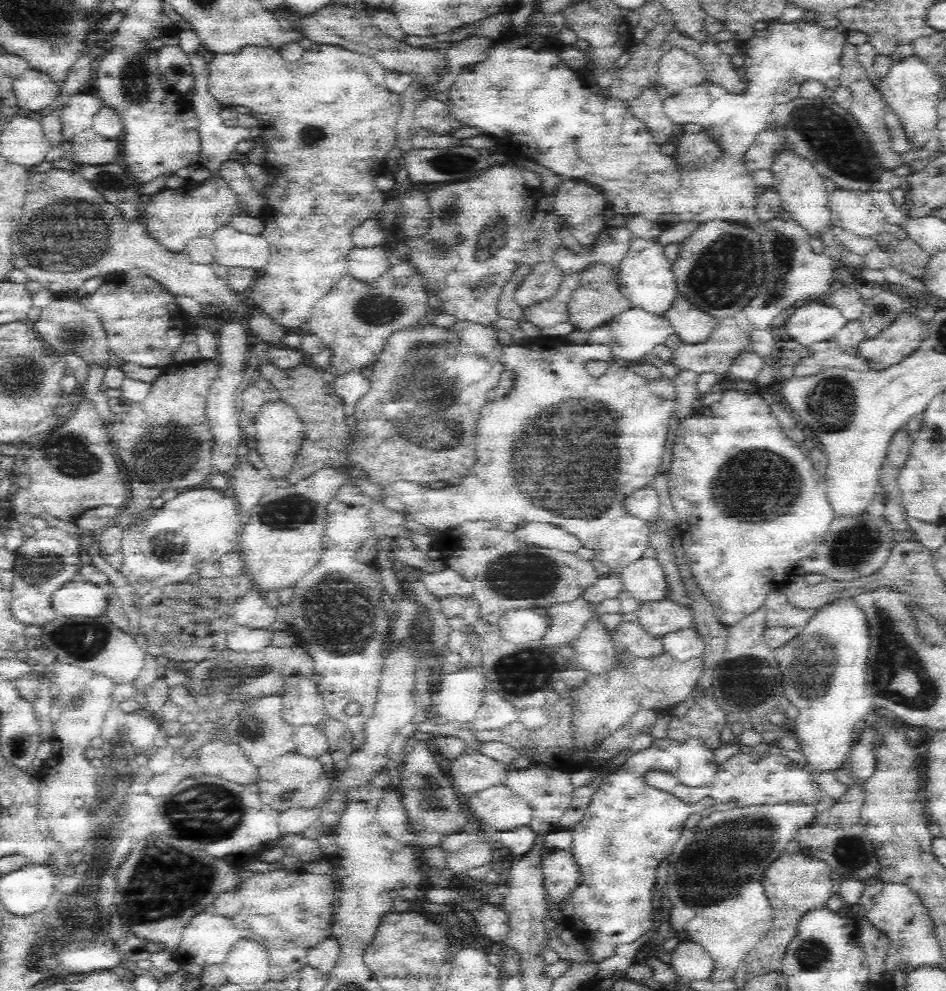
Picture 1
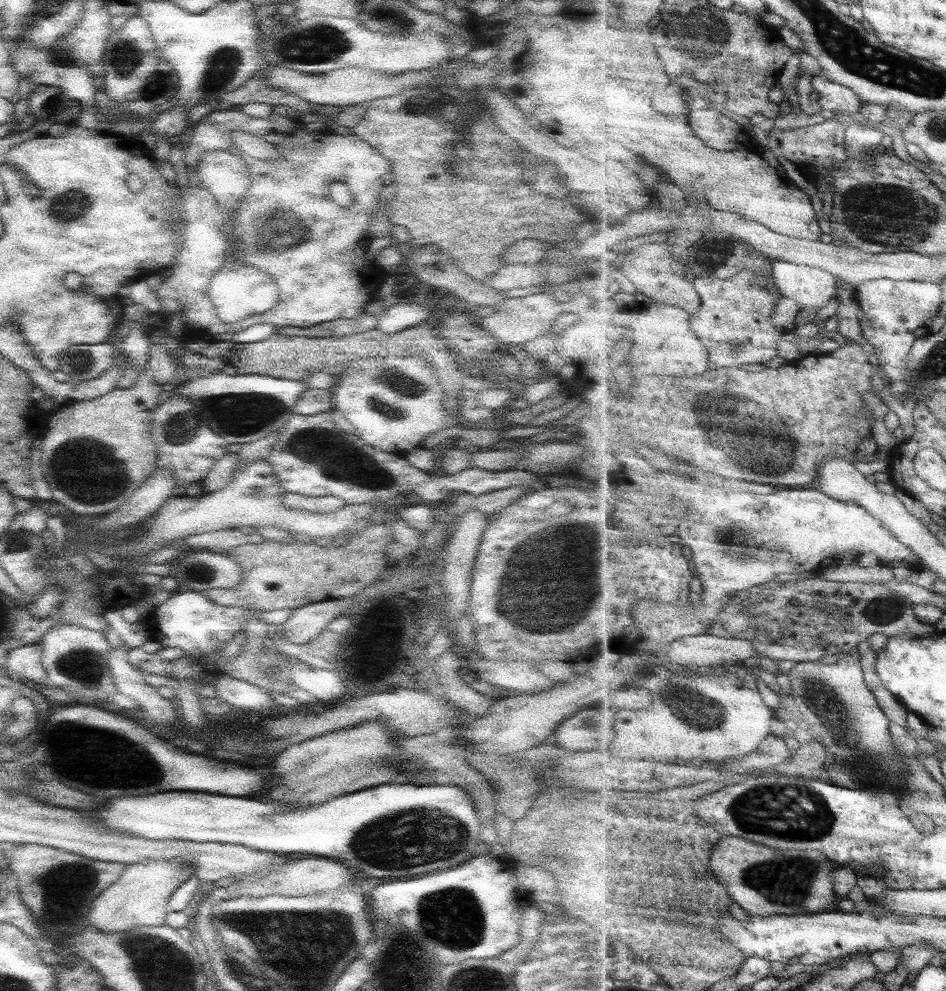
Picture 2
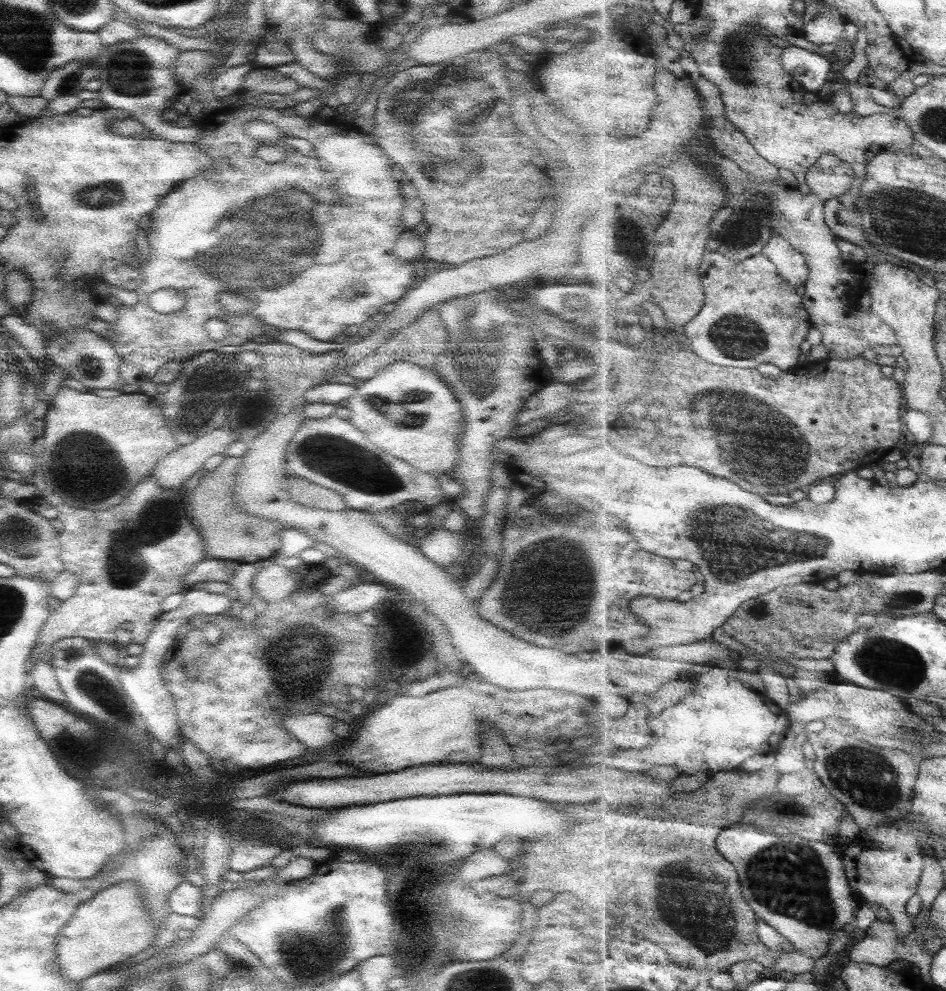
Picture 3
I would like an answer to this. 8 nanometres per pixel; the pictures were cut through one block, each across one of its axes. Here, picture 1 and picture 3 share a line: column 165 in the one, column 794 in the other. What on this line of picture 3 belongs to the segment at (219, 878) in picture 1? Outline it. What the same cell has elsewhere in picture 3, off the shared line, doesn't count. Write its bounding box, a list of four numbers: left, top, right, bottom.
[717,822,860,959]

